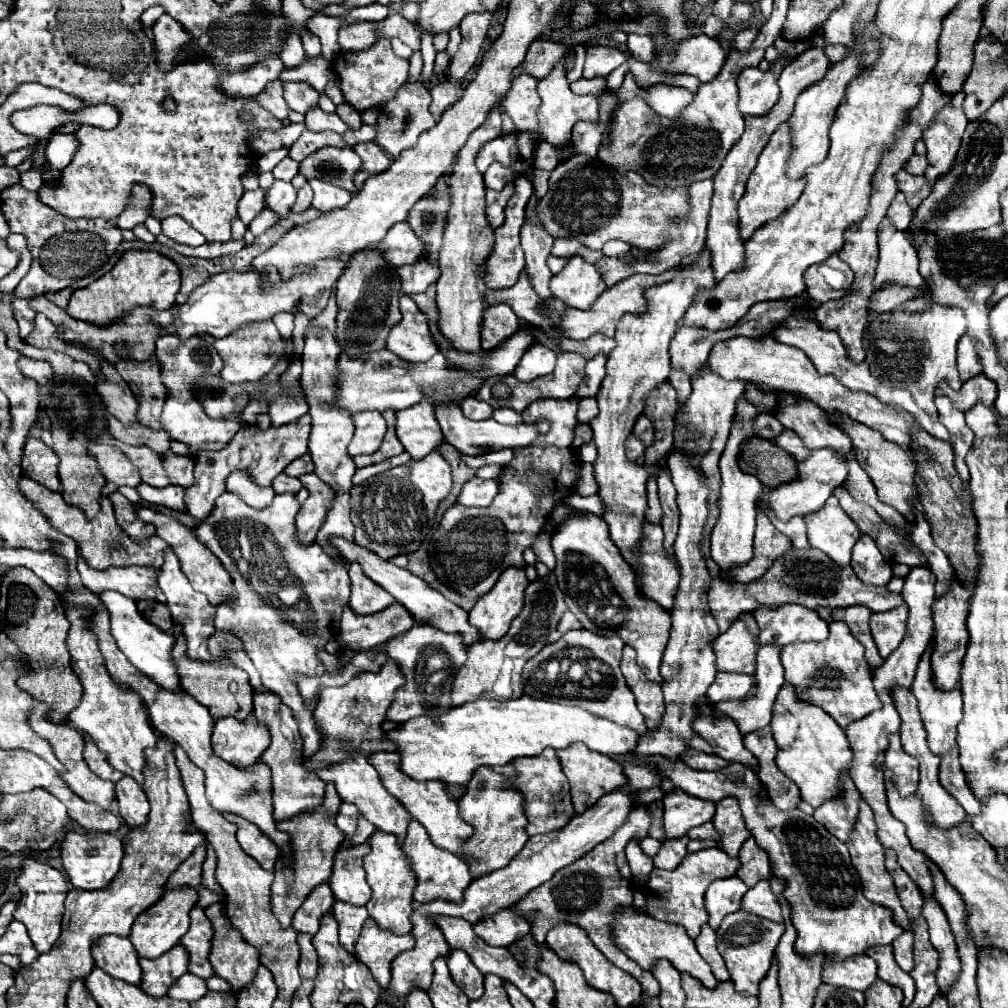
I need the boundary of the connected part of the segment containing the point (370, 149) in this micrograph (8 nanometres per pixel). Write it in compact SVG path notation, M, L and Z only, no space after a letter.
M375 142L357 144L353 150L355 150L355 152L361 156L361 160L363 160L361 172L353 178L355 184L357 184L357 188L361 188L363 182L365 182L369 176L375 176L375 174L385 172L385 170L389 168L389 164L391 164L391 158L387 156L387 152L385 152L381 146L377 146Z

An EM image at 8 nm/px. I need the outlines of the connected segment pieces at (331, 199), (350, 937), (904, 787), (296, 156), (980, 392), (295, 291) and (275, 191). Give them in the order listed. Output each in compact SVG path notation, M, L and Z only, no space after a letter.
M317 178L309 180L313 192L315 192L315 198L313 198L313 208L317 208L319 212L327 214L335 208L343 208L349 200L351 200L351 194L343 188L337 188L337 186L331 186L327 182L321 182Z
M335 902L333 906L333 916L339 924L339 944L353 952L353 944L357 942L357 936L361 934L361 928L365 924L365 920L369 918L367 908L357 908L345 902Z
M893 734L889 738L889 748L885 750L885 764L893 772L895 788L901 796L909 796L917 790L919 780L919 762L917 758L909 756L899 742L899 734Z
M305 130L305 132L297 138L297 142L291 146L291 150L289 150L289 158L301 162L301 160L307 158L309 154L313 154L313 152L325 148L325 146L347 148L343 136L339 136L339 134L333 134L333 132L319 132L319 134L317 134L317 132L309 132L309 130Z
M977 374L977 376L969 378L969 380L965 380L961 384L959 392L953 390L949 386L949 382L939 382L935 392L949 396L951 402L955 404L955 408L959 408L961 412L971 408L977 400L983 400L985 404L993 404L993 400L997 396L997 388L993 384L993 380L989 380L985 374Z
M321 260L315 272L301 272L295 278L281 282L275 268L267 270L267 284L261 290L261 276L257 272L221 272L211 276L203 286L193 290L185 304L179 304L173 310L173 324L169 326L171 334L181 338L189 338L195 334L211 334L213 338L225 338L229 332L253 322L273 320L279 312L299 314L303 312L309 318L315 318L323 312L335 282L339 280L341 272L349 266L345 260Z
M277 180L269 190L267 190L267 204L273 212L277 212L281 218L287 218L291 212L291 206L295 204L295 188L289 182Z

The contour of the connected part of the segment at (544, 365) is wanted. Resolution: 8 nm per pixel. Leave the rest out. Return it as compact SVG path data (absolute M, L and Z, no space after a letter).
M533 344L533 348L525 352L525 356L521 358L521 364L517 364L513 374L521 382L531 382L533 378L551 374L555 370L555 360L557 360L557 354L551 348L543 344Z

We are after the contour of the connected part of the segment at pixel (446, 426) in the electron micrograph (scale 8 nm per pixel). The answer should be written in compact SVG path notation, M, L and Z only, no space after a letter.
M439 404L437 410L435 410L435 416L441 424L445 440L449 444L453 444L461 454L467 454L467 456L479 456L479 454L485 454L485 452L491 452L491 450L495 452L495 450L503 450L503 448L527 448L539 436L535 424L525 424L523 422L523 424L517 424L517 426L507 426L507 424L499 424L493 418L473 422L455 404L449 404L449 406Z

